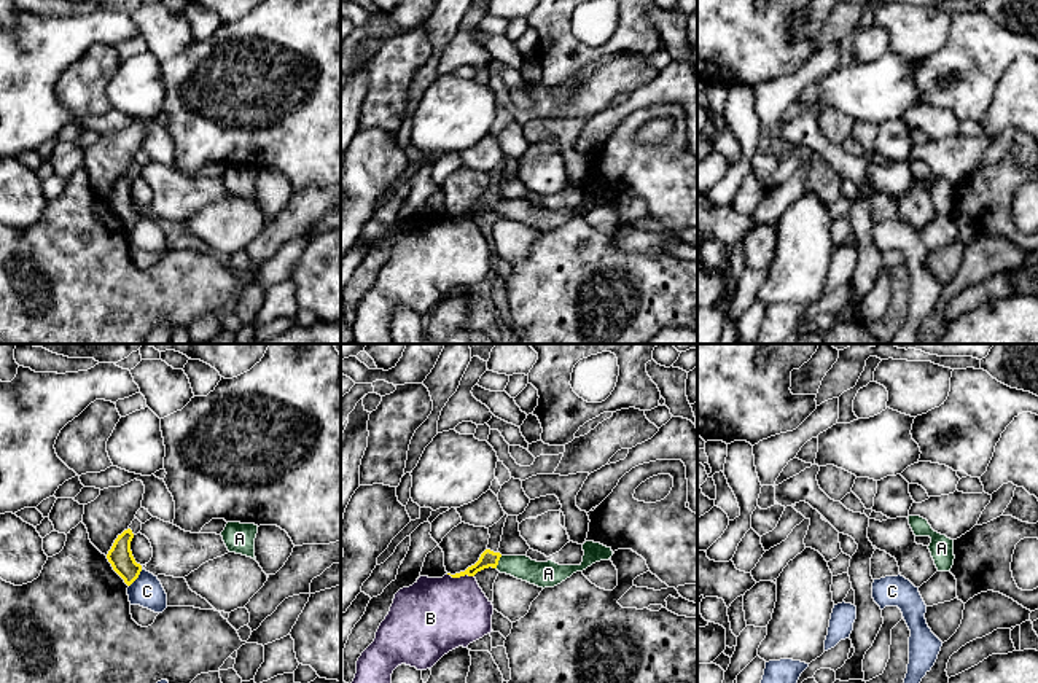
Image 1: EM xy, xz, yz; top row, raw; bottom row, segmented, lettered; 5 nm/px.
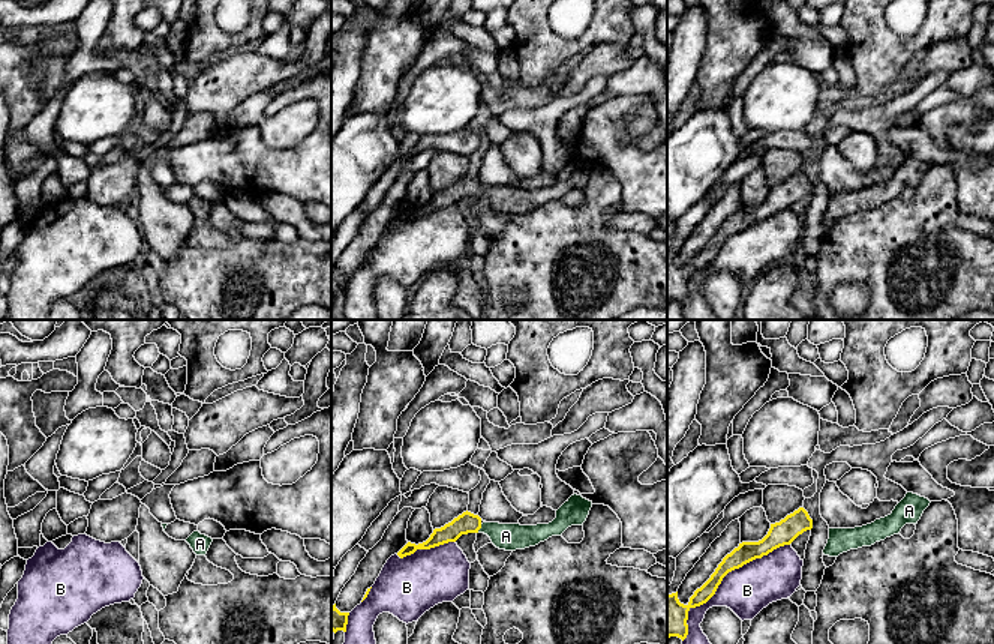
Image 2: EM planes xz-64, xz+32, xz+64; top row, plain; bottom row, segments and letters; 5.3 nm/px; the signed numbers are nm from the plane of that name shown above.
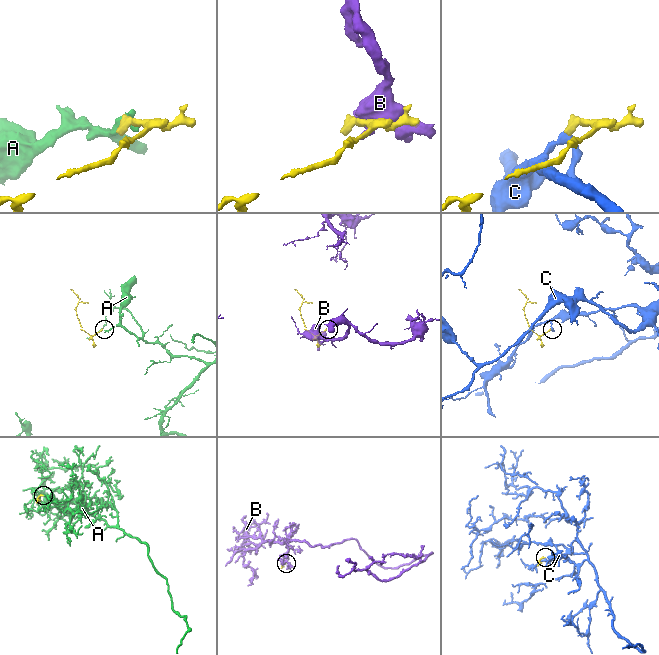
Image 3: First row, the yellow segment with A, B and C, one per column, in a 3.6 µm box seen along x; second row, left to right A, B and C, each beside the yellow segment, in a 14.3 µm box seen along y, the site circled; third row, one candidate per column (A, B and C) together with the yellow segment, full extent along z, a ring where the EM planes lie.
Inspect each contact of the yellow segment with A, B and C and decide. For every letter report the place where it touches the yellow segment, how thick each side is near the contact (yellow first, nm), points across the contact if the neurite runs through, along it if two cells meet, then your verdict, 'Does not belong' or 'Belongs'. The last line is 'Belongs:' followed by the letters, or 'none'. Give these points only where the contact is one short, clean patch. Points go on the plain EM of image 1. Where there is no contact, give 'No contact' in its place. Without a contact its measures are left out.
A: Touches yellow at xz (497, 206). Thickness 80 nm (yellow) against 130 nm. Path across: xz (487, 202), (497, 206), (518, 209), (543, 218). Belongs
B: Touches yellow at xz (460, 218). Thickness 80 nm (yellow) against 380 nm. Does not belong
C: Touches yellow at xy (137, 220). Thickness 120 nm (yellow) against 160 nm. Boundary: xy (142, 214), (129, 230). Does not belong
Belongs: A

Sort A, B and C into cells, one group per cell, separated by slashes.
A / B / C

